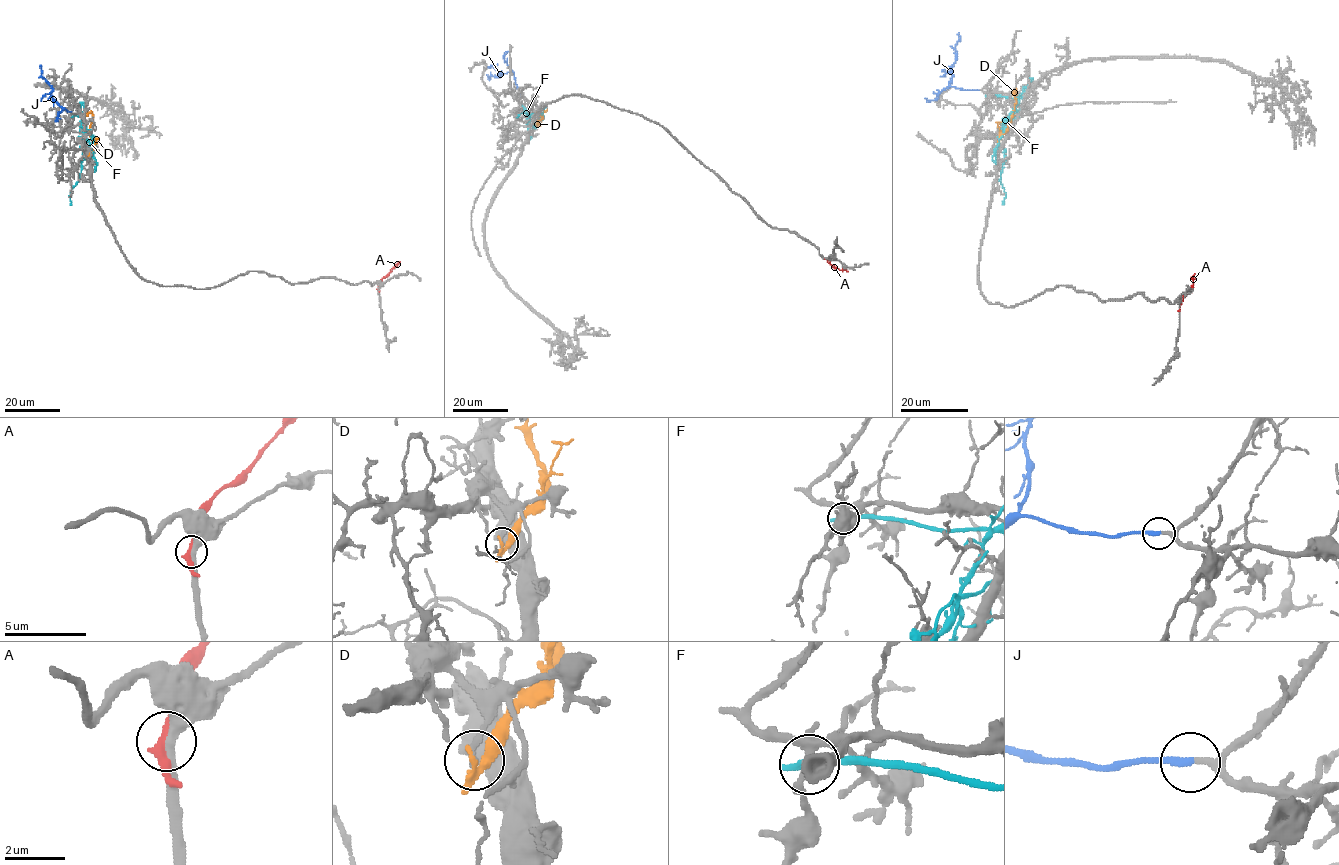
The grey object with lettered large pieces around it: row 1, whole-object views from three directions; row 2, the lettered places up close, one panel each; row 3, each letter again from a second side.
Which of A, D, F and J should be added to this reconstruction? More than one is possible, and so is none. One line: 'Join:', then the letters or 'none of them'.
Join: J

